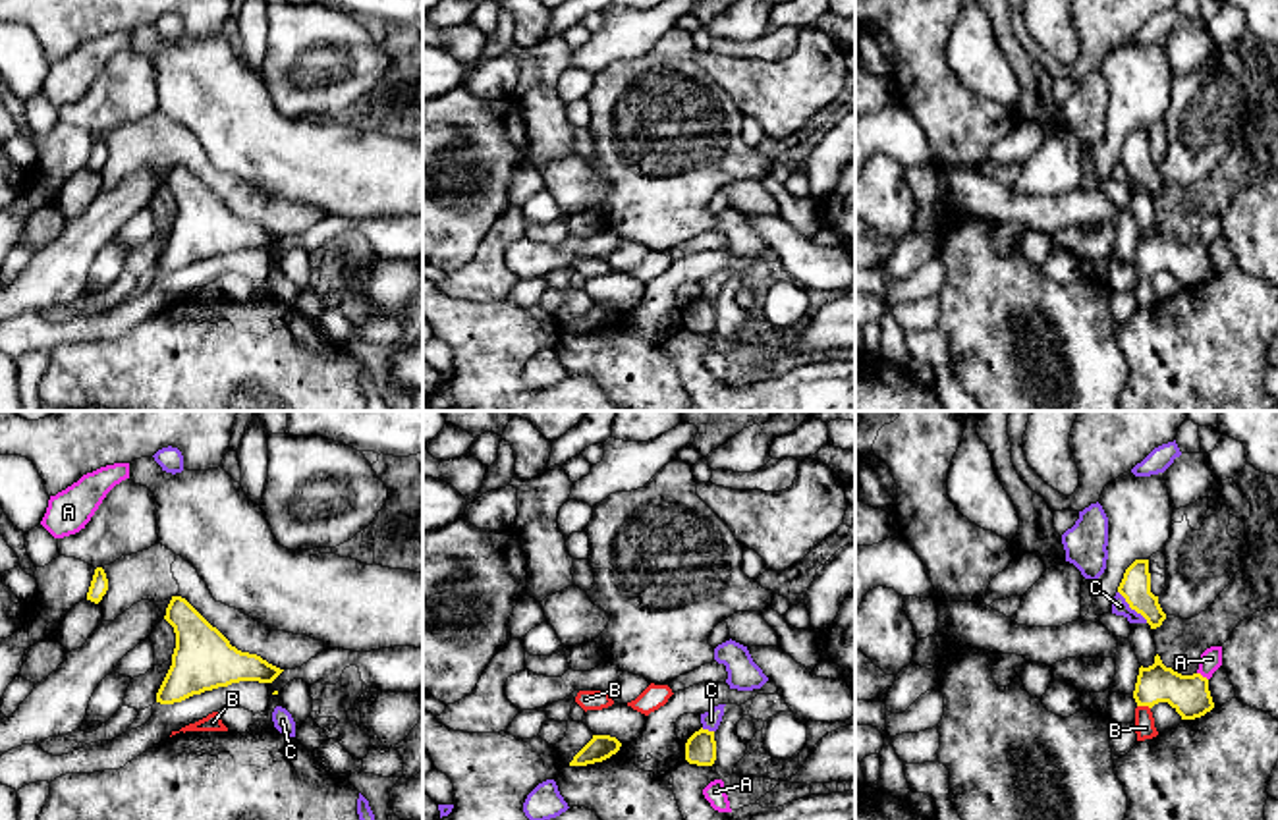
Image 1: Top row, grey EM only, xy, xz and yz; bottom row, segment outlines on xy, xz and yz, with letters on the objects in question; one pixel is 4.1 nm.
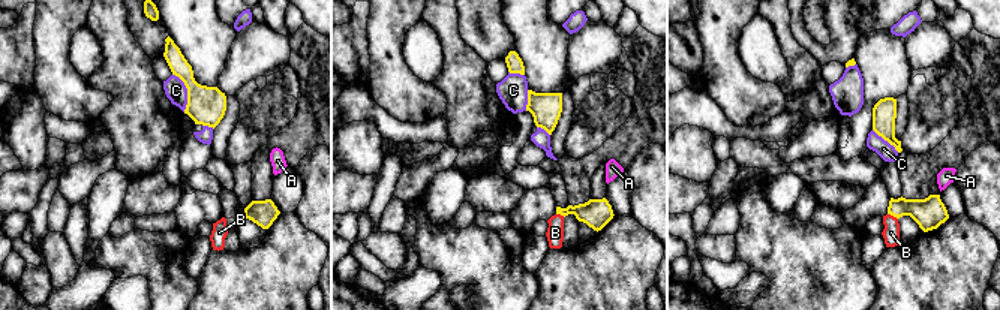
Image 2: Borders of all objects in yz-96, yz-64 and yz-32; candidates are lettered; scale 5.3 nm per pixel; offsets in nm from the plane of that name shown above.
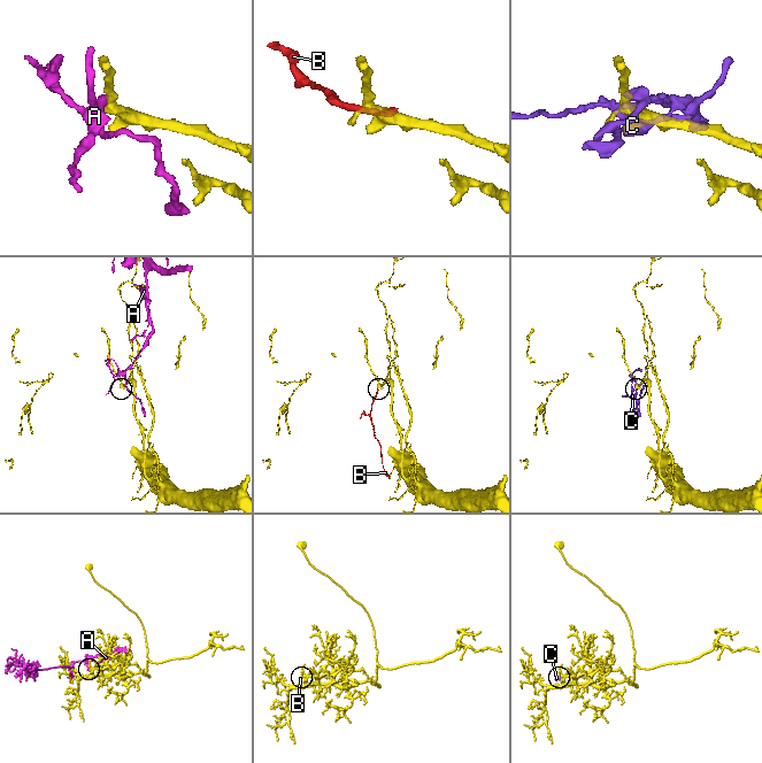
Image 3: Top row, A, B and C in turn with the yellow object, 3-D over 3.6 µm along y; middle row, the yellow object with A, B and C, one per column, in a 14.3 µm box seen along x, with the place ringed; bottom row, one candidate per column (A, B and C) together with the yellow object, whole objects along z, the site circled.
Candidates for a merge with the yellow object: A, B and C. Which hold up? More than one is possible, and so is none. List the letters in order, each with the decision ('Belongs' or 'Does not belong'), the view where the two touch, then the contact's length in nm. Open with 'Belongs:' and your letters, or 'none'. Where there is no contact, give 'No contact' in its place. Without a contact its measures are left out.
Belongs: B
A: Does not belong. Touches yellow in yz. Shared border 60 nm
B: Belongs. Touches yellow in yz. Shared border 60 nm
C: Does not belong. Touches yellow in yz. Shared border 180 nm

